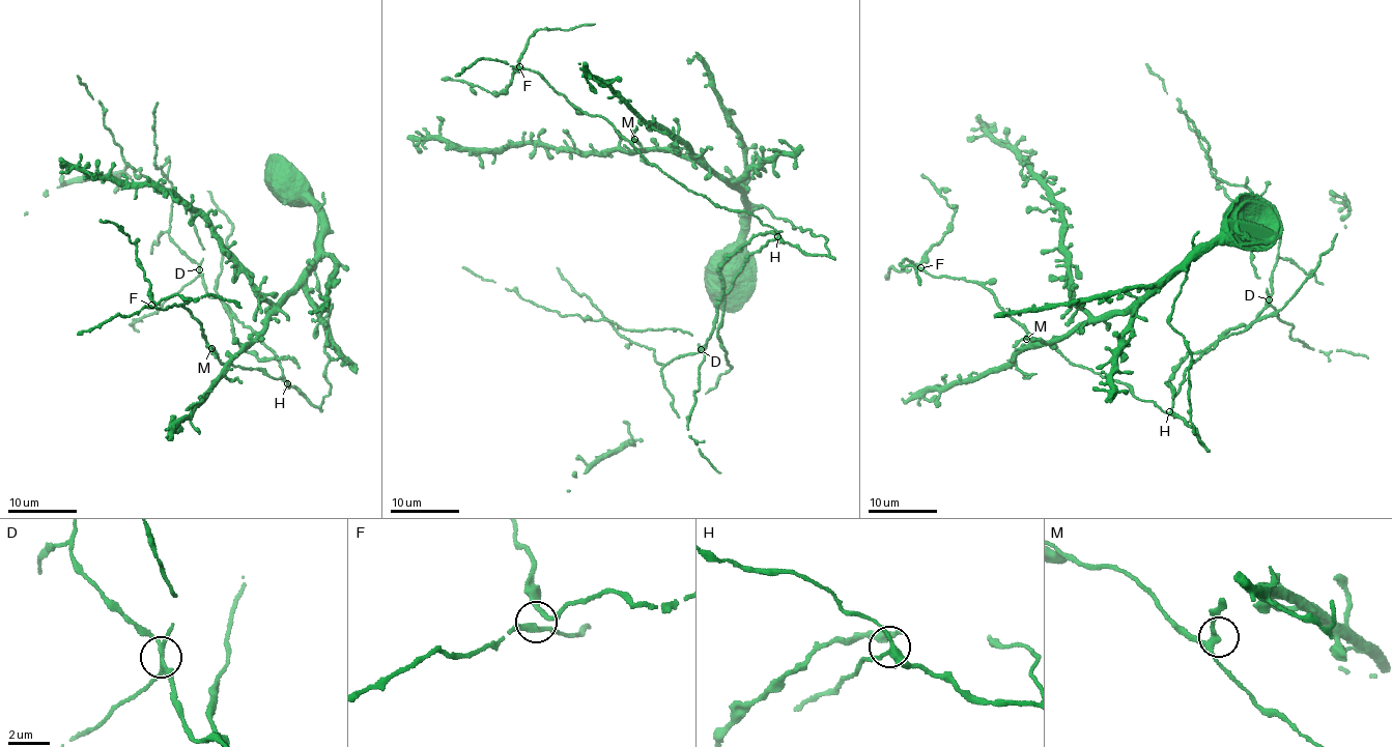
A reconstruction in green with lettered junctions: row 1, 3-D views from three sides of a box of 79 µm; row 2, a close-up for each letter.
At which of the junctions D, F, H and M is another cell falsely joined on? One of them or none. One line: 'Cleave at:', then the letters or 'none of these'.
Cleave at: D

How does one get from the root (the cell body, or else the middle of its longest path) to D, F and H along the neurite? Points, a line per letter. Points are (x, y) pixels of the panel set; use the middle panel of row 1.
D: (814, 235), (826, 238), (828, 254), (806, 254), (768, 239), (747, 257), (721, 295), (715, 327), (701, 349)
F: (814, 235), (826, 238), (828, 254), (802, 252), (755, 216), (689, 192), (604, 119), (519, 66)
H: (814, 235), (826, 238), (828, 254), (806, 254), (777, 236)

